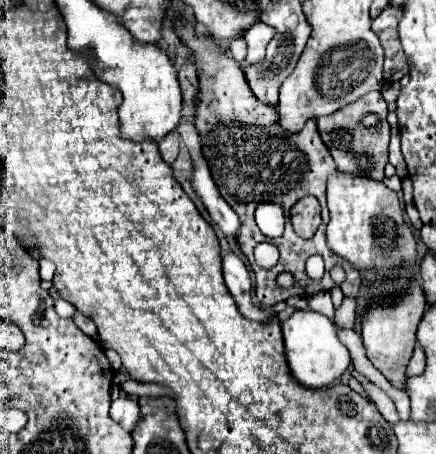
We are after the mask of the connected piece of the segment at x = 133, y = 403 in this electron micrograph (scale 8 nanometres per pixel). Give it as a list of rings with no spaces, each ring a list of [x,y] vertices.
[[[122,396],[118,400],[112,400],[112,406],[110,406],[110,416],[122,426],[126,428],[128,432],[134,430],[138,418],[140,418],[140,406],[138,406],[138,400],[132,398],[132,396]]]

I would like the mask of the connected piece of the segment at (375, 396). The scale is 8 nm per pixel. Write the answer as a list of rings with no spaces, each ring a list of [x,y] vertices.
[[[352,370],[350,372],[360,384],[362,384],[362,388],[364,388],[364,392],[367,393],[368,398],[376,404],[376,408],[378,408],[378,412],[390,422],[390,424],[396,424],[400,418],[398,418],[398,412],[396,412],[396,406],[394,406],[394,402],[392,402],[392,398],[384,392],[384,390],[380,390],[375,384],[373,384],[366,376],[362,376],[360,372],[356,372],[356,370]]]

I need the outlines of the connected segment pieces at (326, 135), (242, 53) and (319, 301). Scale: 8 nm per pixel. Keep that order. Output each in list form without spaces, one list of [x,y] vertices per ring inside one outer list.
[[[368,92],[360,100],[348,104],[346,108],[342,108],[342,110],[330,114],[330,116],[320,116],[316,120],[318,132],[324,140],[324,144],[328,146],[338,170],[356,172],[356,174],[362,174],[362,176],[370,176],[374,180],[384,178],[384,166],[388,164],[388,144],[390,144],[390,126],[386,122],[386,114],[388,114],[388,104],[384,102],[382,94],[380,92]]]
[[[234,38],[230,42],[230,52],[236,62],[242,62],[246,58],[246,40],[244,38]]]
[[[320,292],[320,294],[310,296],[308,298],[308,306],[310,306],[310,310],[326,314],[328,318],[334,318],[334,306],[332,306],[332,300],[330,300],[328,292]]]

